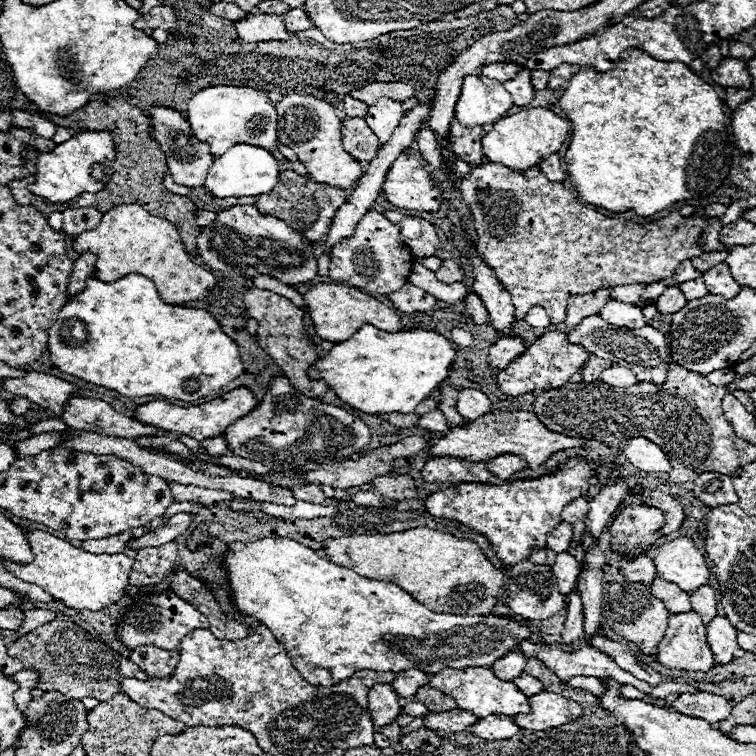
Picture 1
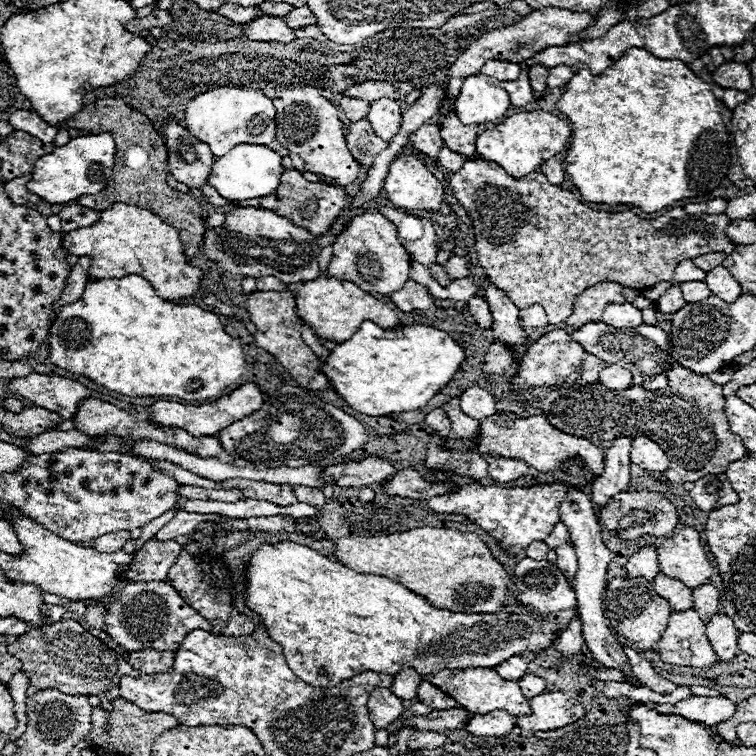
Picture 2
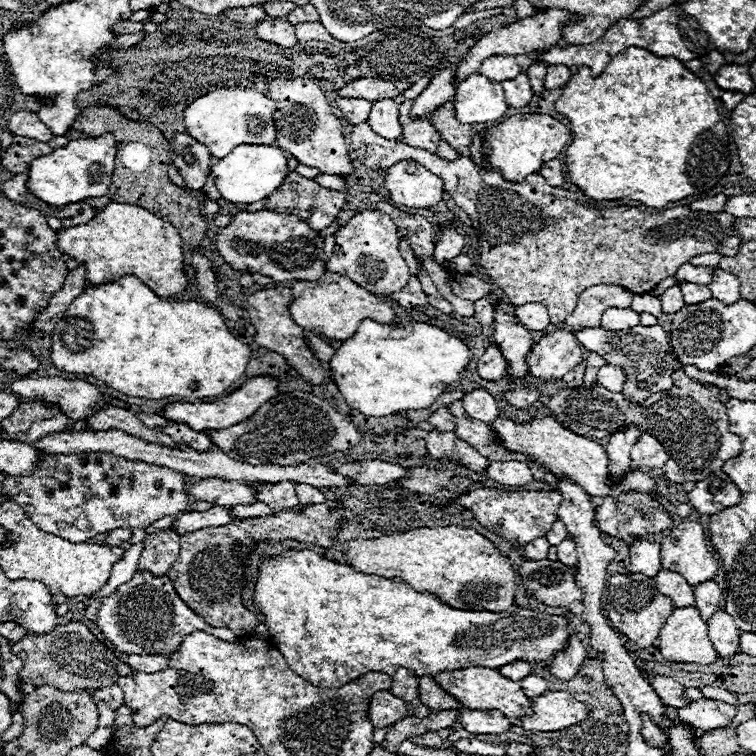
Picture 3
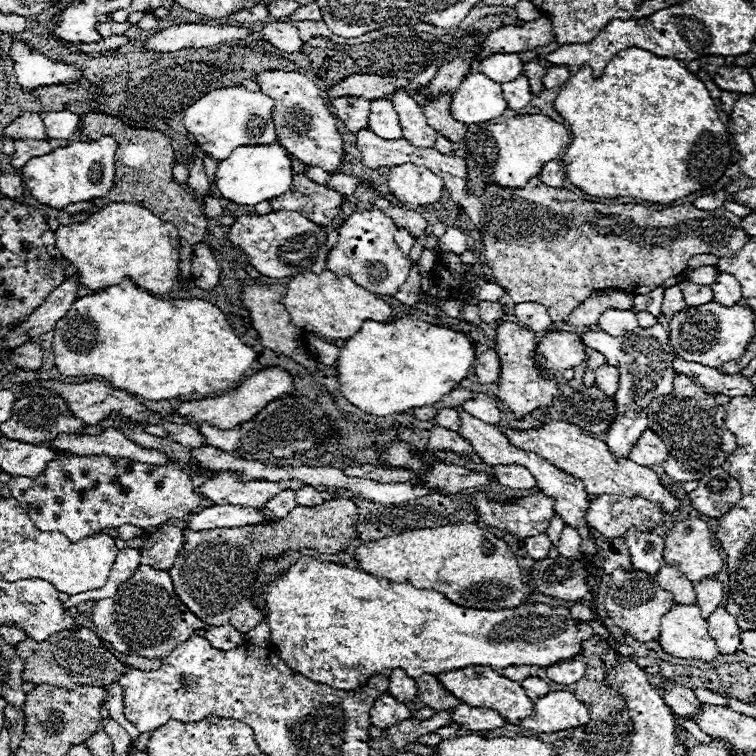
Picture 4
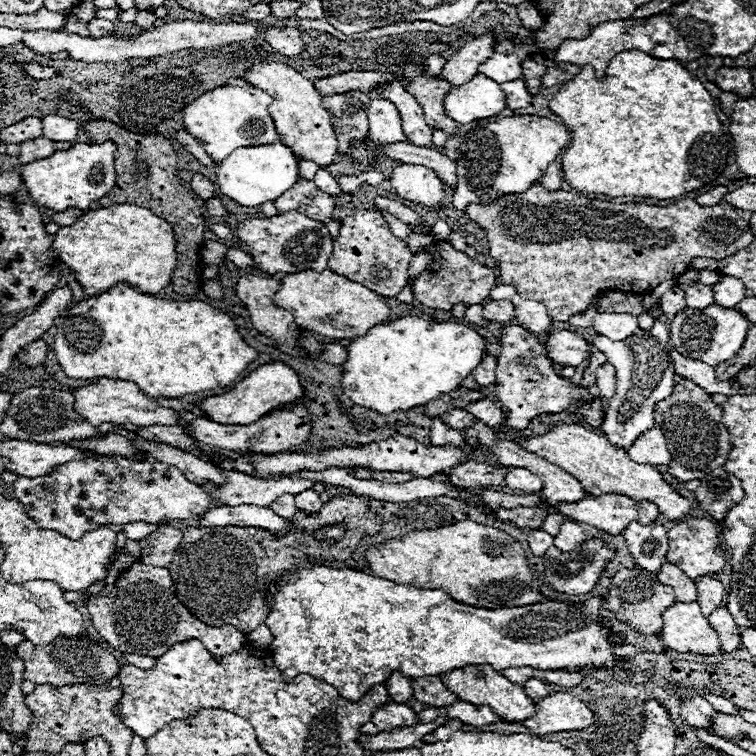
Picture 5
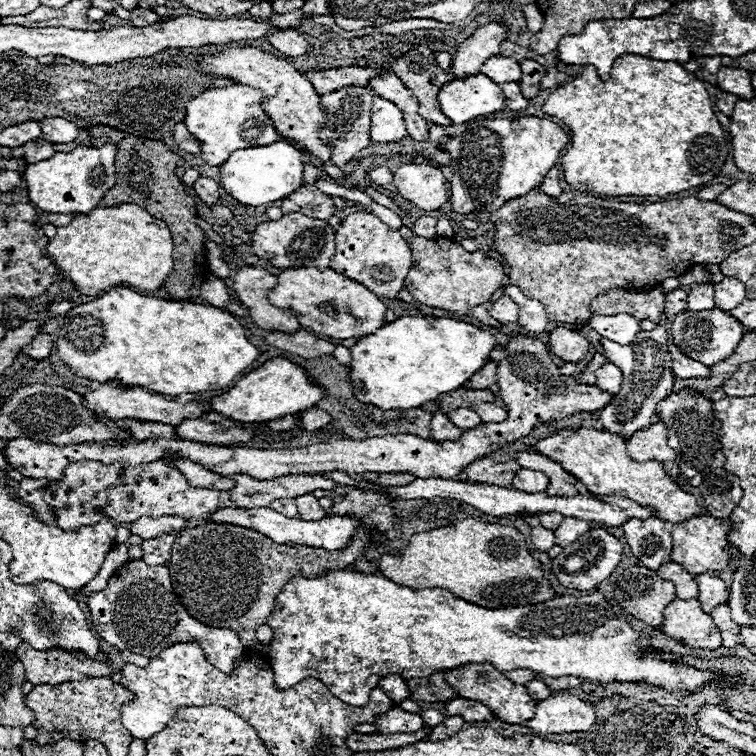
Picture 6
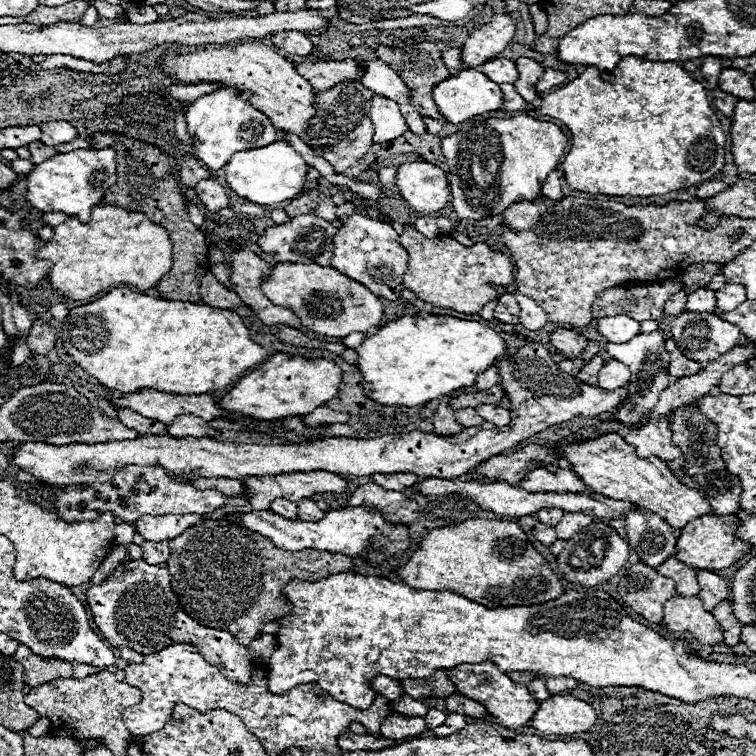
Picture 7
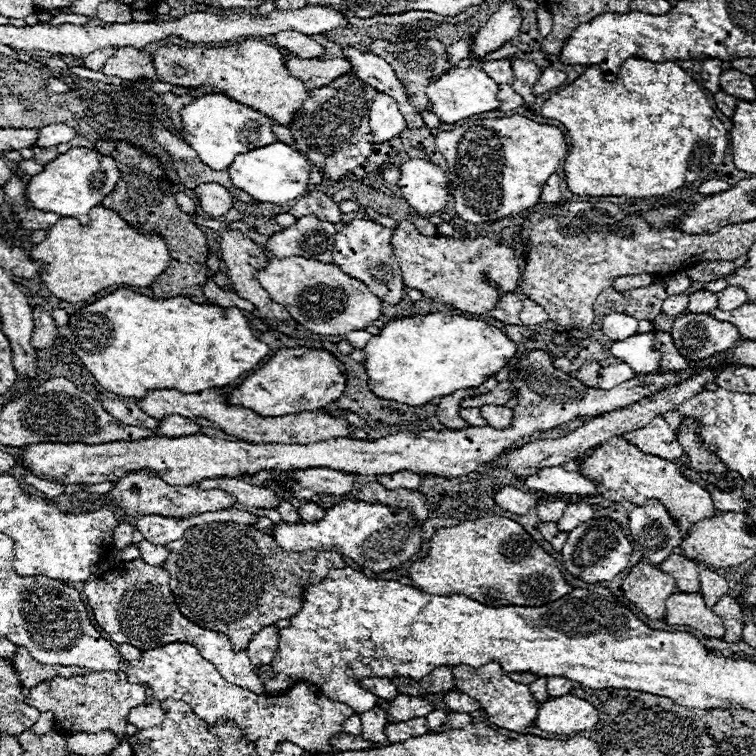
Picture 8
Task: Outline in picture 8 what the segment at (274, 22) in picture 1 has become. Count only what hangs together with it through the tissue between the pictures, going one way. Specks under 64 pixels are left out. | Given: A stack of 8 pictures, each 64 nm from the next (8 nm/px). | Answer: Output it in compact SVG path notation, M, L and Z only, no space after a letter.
M278 32L276 34L276 44L280 48L288 50L290 54L302 58L302 60L322 58L322 54L324 54L322 44L318 44L316 40L312 40L306 34L300 34L300 32Z

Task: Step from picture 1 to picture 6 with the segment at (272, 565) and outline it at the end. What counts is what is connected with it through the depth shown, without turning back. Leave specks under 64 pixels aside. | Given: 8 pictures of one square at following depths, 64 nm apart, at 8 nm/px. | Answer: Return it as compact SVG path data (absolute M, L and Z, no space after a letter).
M352 570L330 572L320 578L296 576L282 588L276 598L276 610L266 622L274 630L270 644L270 666L274 668L276 688L286 690L306 678L316 678L346 704L366 706L372 688L382 676L398 674L408 678L426 678L432 672L452 670L462 664L490 662L500 672L530 668L546 676L578 676L582 680L608 684L608 682L646 682L664 688L666 692L698 692L704 684L716 680L714 670L674 664L662 658L660 650L650 646L650 634L634 630L626 618L610 610L610 602L600 594L588 596L558 596L534 606L512 606L488 610L470 604L448 590L430 588L414 590L394 584L384 576L372 576Z

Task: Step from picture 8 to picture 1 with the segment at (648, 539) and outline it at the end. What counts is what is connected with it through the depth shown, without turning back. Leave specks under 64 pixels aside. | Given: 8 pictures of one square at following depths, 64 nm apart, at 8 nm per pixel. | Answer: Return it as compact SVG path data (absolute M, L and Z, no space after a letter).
M640 554L624 564L624 576L628 582L652 584L652 580L658 576L658 572L654 568L654 560L648 554Z

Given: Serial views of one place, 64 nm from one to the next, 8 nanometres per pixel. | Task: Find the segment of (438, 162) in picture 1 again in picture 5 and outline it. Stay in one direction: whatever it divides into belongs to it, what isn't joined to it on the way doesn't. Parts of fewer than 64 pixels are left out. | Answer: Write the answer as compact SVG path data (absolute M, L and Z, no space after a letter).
M392 82L388 86L378 86L376 92L398 108L398 112L402 116L406 138L412 144L416 144L416 146L432 144L432 128L424 122L422 106L416 102L416 98L408 90L404 90L404 86L400 82Z

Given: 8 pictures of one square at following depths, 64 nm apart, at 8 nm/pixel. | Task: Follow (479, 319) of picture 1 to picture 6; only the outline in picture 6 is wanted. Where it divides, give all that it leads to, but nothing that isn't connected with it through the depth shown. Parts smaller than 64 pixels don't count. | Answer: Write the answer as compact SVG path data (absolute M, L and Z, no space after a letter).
M500 296L492 310L490 310L490 316L496 318L498 322L502 324L510 324L510 322L516 322L518 320L518 306L508 298L508 296Z

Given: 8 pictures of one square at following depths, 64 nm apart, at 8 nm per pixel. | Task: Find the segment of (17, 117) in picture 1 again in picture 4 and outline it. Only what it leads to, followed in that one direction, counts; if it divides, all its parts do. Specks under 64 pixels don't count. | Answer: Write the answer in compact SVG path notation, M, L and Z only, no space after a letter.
M26 112L22 116L18 116L18 120L14 120L6 130L4 130L6 138L12 140L44 140L46 138L46 128L44 122L40 118L40 114L36 112Z

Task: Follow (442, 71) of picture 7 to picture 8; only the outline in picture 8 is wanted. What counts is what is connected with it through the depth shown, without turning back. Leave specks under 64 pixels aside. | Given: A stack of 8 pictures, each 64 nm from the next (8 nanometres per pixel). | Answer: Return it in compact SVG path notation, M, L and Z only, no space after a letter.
M432 38L430 40L414 40L414 42L374 40L370 44L370 52L374 52L376 56L382 56L382 60L386 60L394 68L398 80L404 84L410 104L414 104L418 110L432 110L430 102L426 100L426 86L450 70L446 46L440 40L432 40Z

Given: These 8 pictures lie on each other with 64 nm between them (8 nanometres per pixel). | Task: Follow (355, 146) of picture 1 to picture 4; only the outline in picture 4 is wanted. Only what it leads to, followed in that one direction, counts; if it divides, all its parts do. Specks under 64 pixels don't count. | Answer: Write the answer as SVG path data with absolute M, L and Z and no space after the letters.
M370 130L358 132L356 144L362 152L362 164L368 168L376 170L380 166L398 166L402 162L412 162L418 166L422 164L430 168L430 172L440 176L444 188L450 192L450 198L462 206L468 218L482 232L486 246L484 256L494 282L506 288L510 300L516 304L522 300L544 304L552 322L564 322L572 314L572 310L578 308L594 290L618 288L628 294L646 294L664 284L670 276L678 276L682 270L686 270L692 256L714 254L718 258L730 258L738 254L738 250L750 240L750 236L742 228L742 218L724 208L698 210L690 202L664 210L650 210L642 204L602 204L584 200L564 188L550 188L538 178L530 180L530 184L520 190L506 190L490 184L484 196L474 198L466 194L466 166L464 158L460 156L446 156L434 148L416 148L404 138L382 140Z

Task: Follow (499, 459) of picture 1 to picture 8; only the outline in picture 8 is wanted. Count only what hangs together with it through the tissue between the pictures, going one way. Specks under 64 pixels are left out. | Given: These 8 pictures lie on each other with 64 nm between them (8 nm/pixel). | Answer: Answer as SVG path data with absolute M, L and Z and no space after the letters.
M550 466L550 468L538 470L530 478L526 478L526 486L546 494L566 494L566 496L602 494L598 484L584 478L580 472L566 470L564 466Z

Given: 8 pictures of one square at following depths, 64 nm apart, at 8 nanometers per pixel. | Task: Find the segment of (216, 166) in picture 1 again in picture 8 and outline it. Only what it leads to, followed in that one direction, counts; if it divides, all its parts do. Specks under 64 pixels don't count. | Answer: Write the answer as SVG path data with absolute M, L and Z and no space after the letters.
M274 142L264 148L256 148L252 152L236 156L234 164L230 164L228 168L228 174L236 188L248 192L260 202L272 202L272 204L286 204L288 200L304 196L310 172L312 172L310 162L284 142Z

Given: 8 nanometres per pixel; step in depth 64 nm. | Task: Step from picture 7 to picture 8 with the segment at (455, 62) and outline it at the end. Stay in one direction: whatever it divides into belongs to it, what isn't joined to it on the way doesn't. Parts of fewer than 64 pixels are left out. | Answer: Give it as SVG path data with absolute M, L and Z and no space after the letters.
M472 38L468 40L462 40L462 42L454 42L452 46L448 46L448 56L450 56L450 64L456 66L460 60L464 60L468 54L470 54L470 44L472 44Z

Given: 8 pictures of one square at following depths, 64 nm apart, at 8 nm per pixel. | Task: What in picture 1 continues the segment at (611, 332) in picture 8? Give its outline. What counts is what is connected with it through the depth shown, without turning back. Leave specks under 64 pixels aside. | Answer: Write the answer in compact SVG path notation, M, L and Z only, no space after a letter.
M616 300L606 302L600 316L602 316L602 320L606 320L614 326L620 326L620 328L642 328L642 324L646 324L642 308L624 304L624 302L616 302Z

